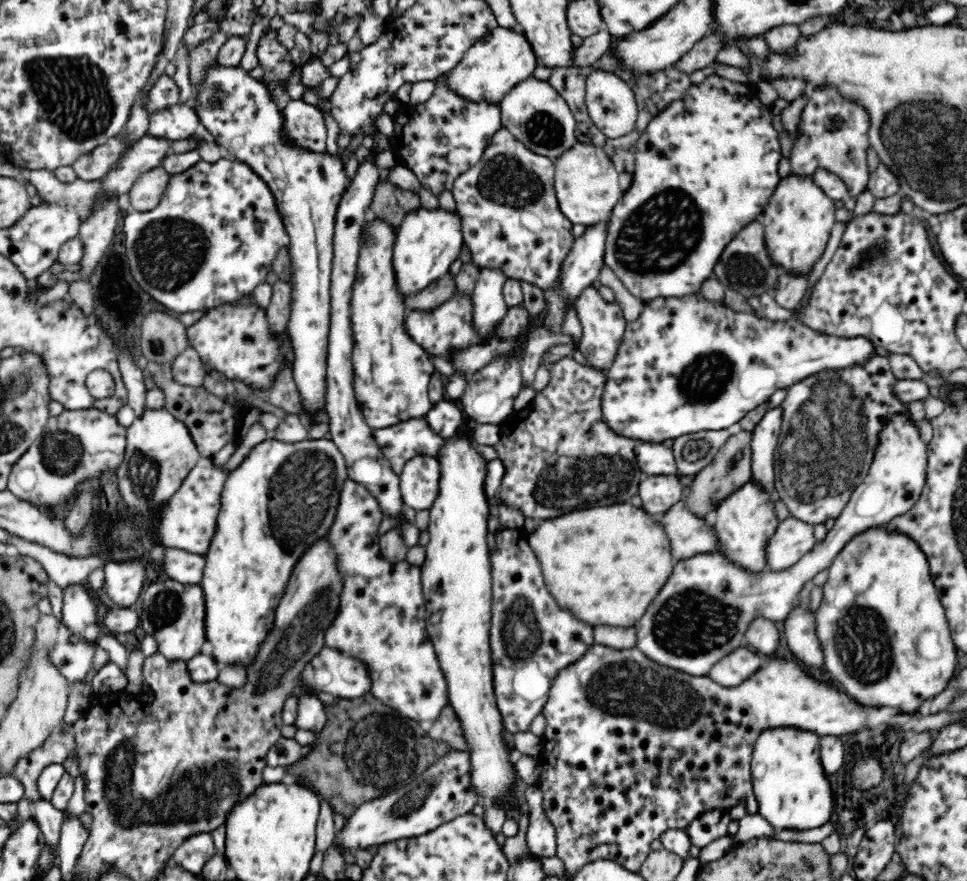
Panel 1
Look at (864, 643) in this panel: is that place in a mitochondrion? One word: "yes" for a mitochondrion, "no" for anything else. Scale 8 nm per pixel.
yes

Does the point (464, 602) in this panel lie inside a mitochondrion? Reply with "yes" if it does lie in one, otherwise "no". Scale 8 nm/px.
no

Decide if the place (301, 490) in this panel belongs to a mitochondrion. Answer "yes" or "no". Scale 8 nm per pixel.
yes

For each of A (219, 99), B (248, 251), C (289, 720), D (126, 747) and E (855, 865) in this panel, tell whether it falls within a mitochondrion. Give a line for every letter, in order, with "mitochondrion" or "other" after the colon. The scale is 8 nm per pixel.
A: mitochondrion
B: other
C: other
D: other
E: other

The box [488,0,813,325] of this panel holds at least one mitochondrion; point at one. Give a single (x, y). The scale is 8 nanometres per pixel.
(659, 236)

